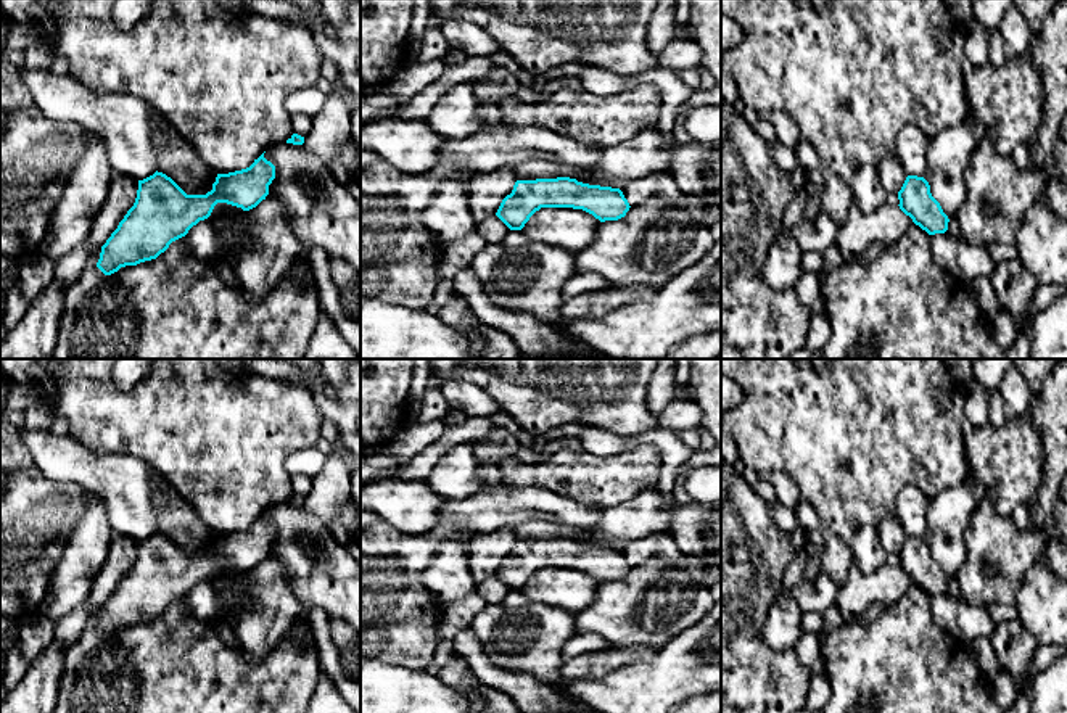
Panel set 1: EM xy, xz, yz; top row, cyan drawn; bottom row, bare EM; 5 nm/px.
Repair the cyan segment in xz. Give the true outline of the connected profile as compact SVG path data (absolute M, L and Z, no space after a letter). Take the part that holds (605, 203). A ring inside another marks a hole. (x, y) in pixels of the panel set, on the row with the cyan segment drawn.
M570 177L517 180L496 216L510 229L521 230L541 208L573 208L600 222L618 220L629 211L620 188L589 185Z

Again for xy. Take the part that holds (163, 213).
M264 158L241 171L217 174L206 195L187 195L163 172L138 180L134 206L101 246L97 267L111 275L126 266L156 259L169 245L211 216L217 203L243 211L256 208L269 195L275 166Z

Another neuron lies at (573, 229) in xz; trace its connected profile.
M541 208L520 232L529 240L547 241L576 254L594 241L600 224L583 209Z

